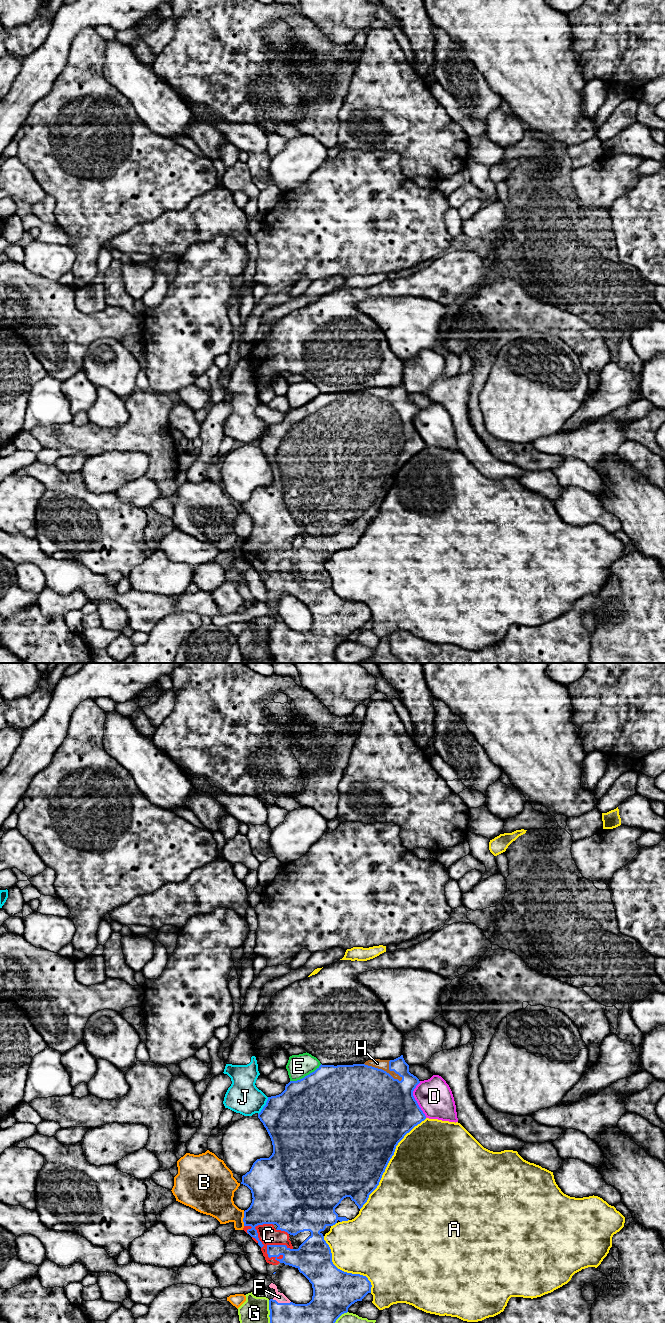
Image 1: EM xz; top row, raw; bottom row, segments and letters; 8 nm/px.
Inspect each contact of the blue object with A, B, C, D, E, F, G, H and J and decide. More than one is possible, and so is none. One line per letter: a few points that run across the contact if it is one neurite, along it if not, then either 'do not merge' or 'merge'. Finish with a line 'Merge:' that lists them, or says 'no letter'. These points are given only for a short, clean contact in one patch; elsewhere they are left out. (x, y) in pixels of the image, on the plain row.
A: do not merge
B: do not merge
C: merge
D: do not merge
E: do not merge
F: merge
G: do not merge
H: merge
J: do not merge
Merge: C, F, H

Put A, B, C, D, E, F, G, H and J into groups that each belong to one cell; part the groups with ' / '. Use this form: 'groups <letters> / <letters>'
groups A / B / C F H / D / E / G / J

